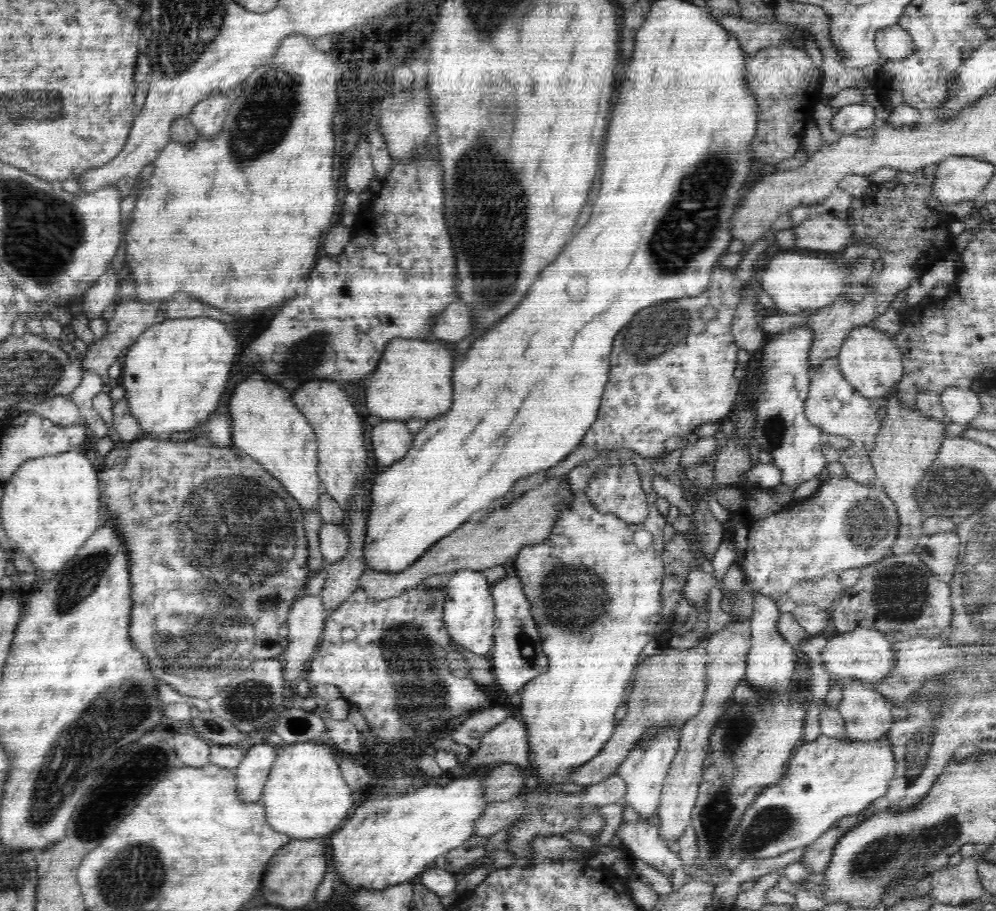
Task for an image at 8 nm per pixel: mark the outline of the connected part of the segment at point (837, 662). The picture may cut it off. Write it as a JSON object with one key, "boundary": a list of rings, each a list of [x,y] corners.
{"boundary":[[[856,628],[853,631],[837,633],[827,640],[822,650],[825,670],[831,675],[832,681],[859,679],[870,685],[879,685],[895,665],[894,644],[886,639],[880,631],[872,628]]]}

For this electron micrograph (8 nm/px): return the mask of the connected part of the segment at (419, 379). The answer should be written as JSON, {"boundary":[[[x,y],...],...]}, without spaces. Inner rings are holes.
{"boundary":[[[392,339],[382,353],[381,359],[370,375],[370,386],[365,391],[366,406],[370,414],[387,420],[435,419],[449,411],[453,401],[452,371],[454,354],[450,354],[438,342],[426,339]]]}

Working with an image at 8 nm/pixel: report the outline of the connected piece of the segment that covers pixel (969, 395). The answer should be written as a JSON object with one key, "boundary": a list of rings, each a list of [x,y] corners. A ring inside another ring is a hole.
{"boundary":[[[946,388],[939,395],[949,422],[970,424],[980,412],[979,396],[972,389]]]}

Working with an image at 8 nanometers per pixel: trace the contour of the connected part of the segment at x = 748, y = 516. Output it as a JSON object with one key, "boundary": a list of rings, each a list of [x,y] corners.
{"boundary":[[[834,477],[824,481],[822,486],[818,488],[818,492],[814,492],[814,496],[810,496],[808,500],[793,499],[784,505],[774,500],[770,489],[750,488],[745,484],[740,485],[740,487],[742,488],[742,506],[738,508],[737,512],[730,513],[728,525],[721,525],[722,532],[728,532],[730,541],[736,548],[736,559],[734,560],[734,563],[738,564],[745,574],[745,580],[748,584],[748,589],[746,589],[746,591],[751,592],[752,595],[762,594],[763,596],[770,596],[777,602],[783,601],[784,598],[787,597],[790,588],[794,588],[796,584],[800,584],[802,581],[820,580],[822,576],[826,576],[826,573],[832,571],[840,575],[842,571],[862,566],[868,567],[872,563],[877,563],[879,560],[882,560],[886,555],[891,553],[891,548],[894,546],[894,540],[896,540],[898,534],[898,528],[901,525],[898,520],[899,516],[896,512],[897,508],[896,505],[894,505],[894,501],[890,499],[886,494],[886,491],[878,485],[865,485],[852,479]]]}

